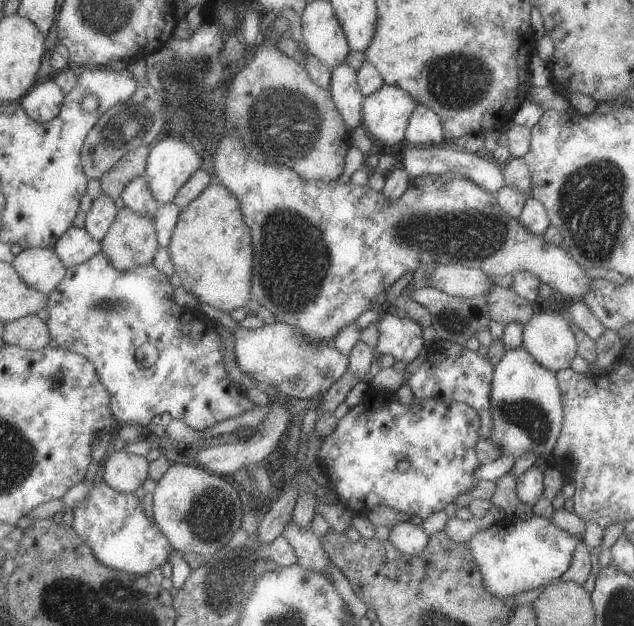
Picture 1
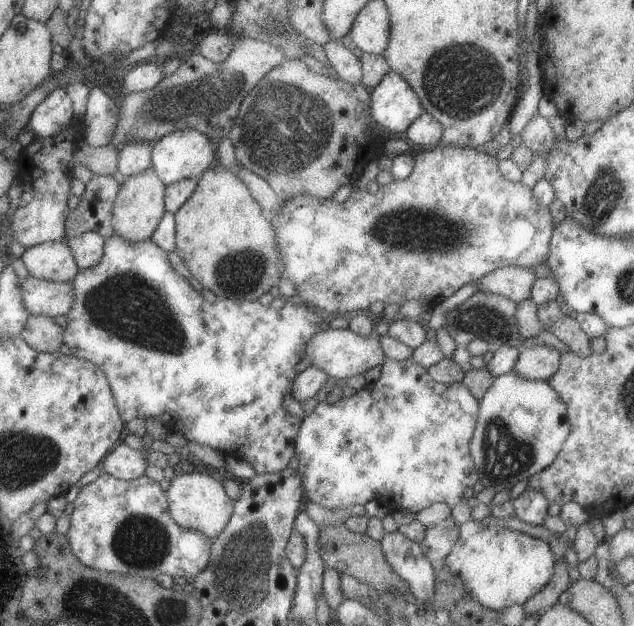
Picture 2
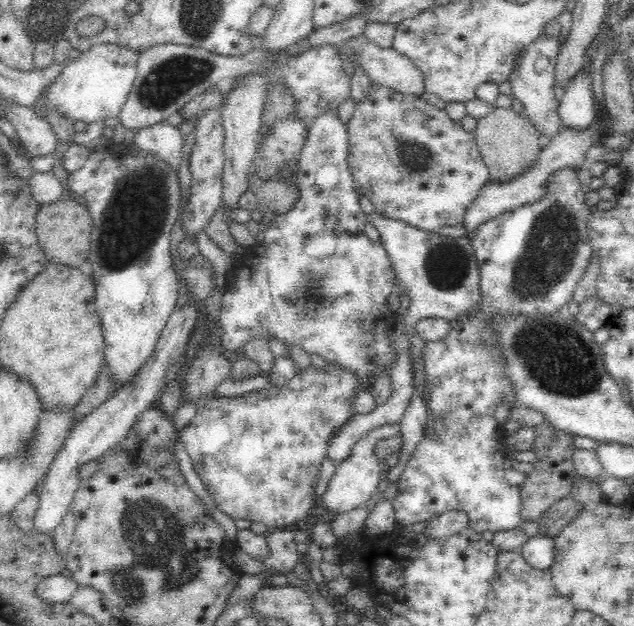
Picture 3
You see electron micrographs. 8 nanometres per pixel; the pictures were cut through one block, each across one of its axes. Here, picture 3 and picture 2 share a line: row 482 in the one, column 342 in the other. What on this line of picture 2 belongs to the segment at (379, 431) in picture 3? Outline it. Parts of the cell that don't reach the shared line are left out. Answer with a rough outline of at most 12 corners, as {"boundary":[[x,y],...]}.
{"boundary":[[317,332],[304,352],[335,380],[384,362],[375,333]]}

